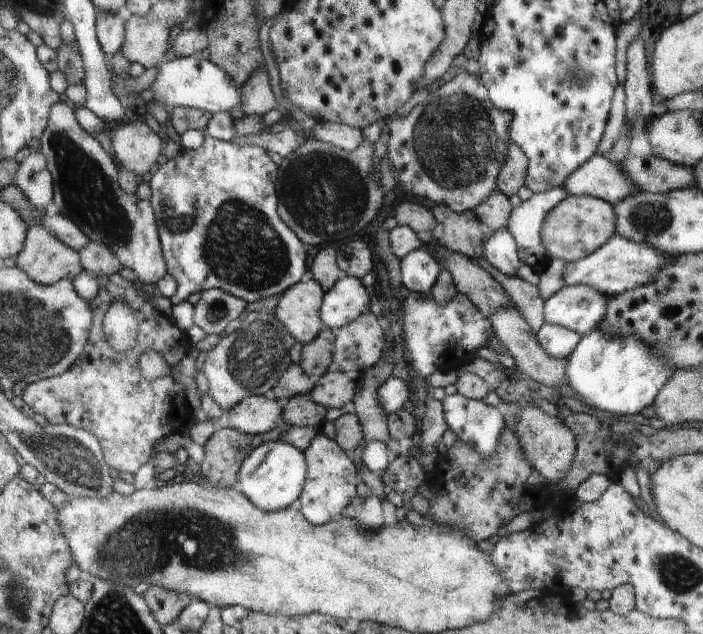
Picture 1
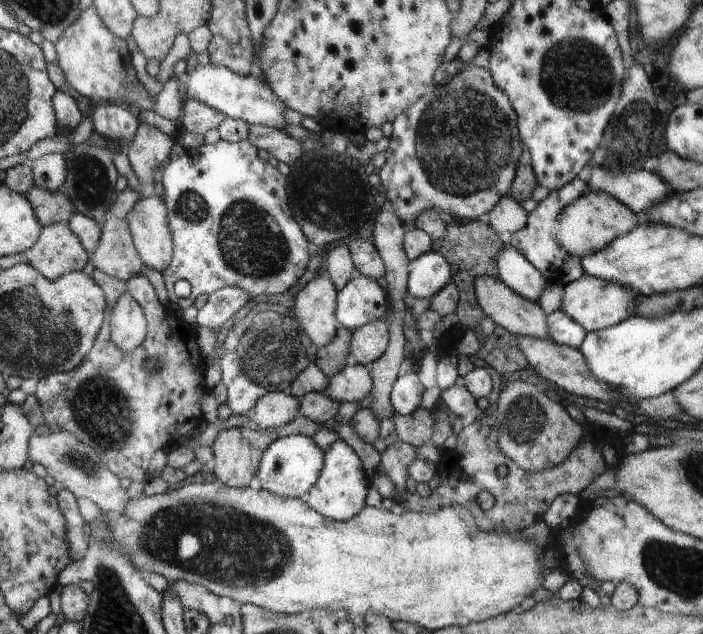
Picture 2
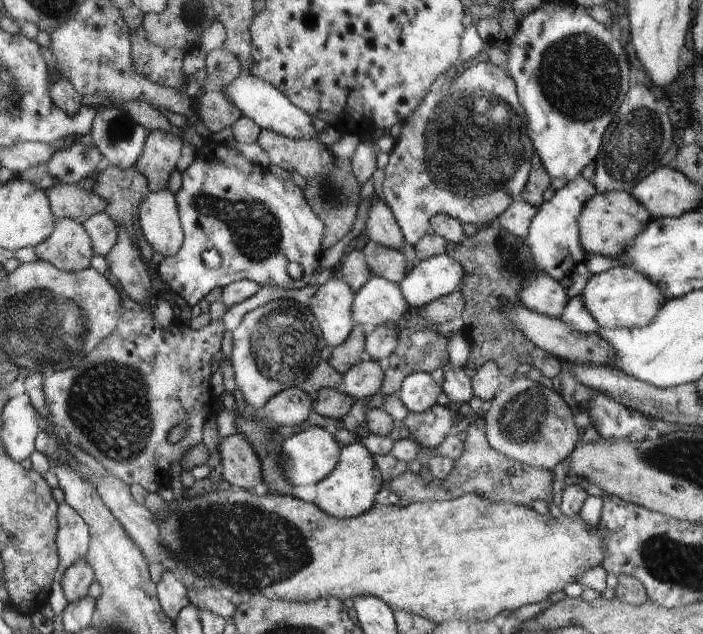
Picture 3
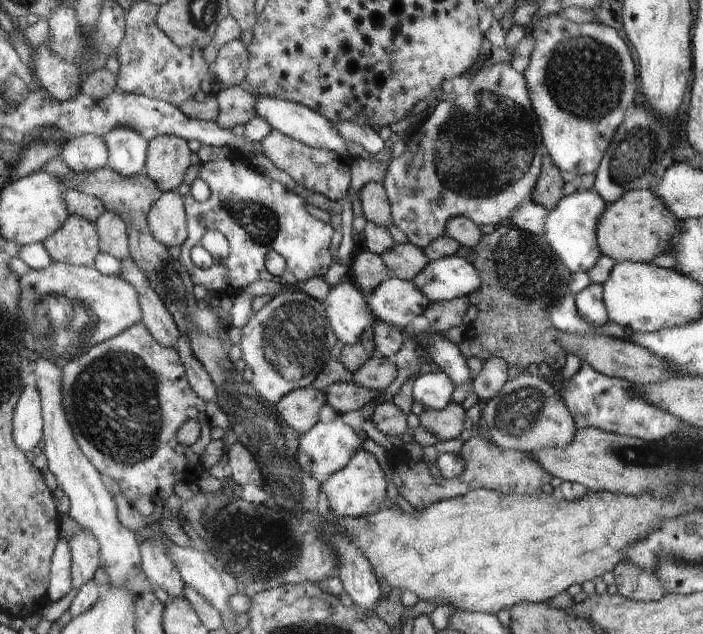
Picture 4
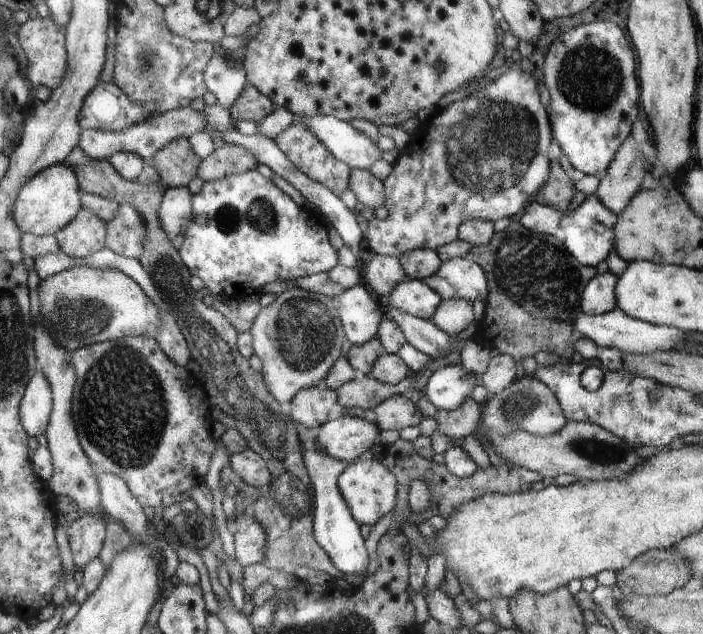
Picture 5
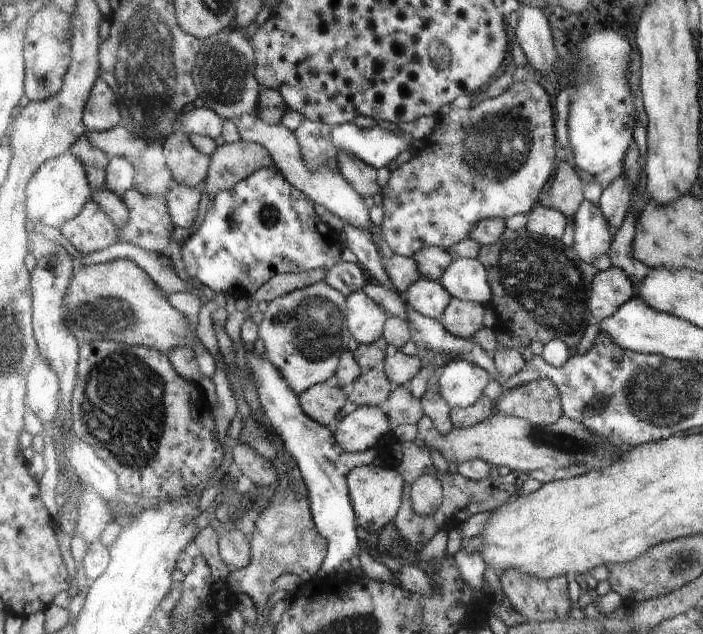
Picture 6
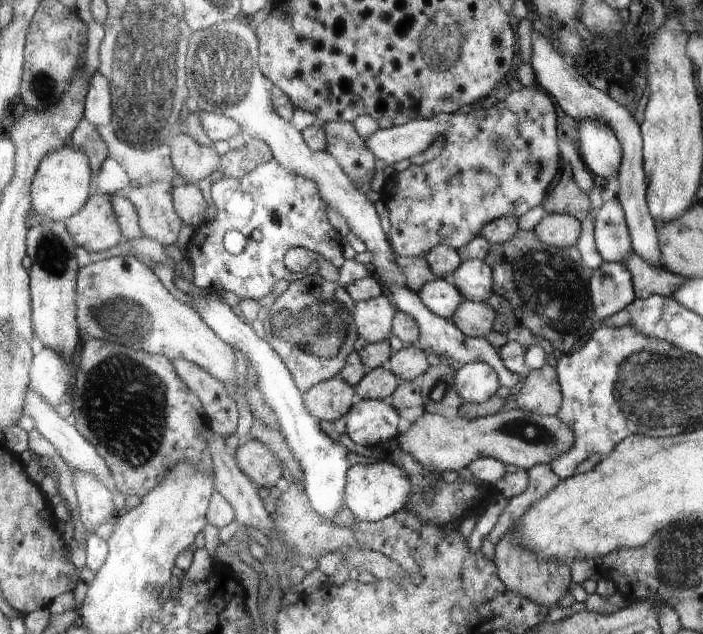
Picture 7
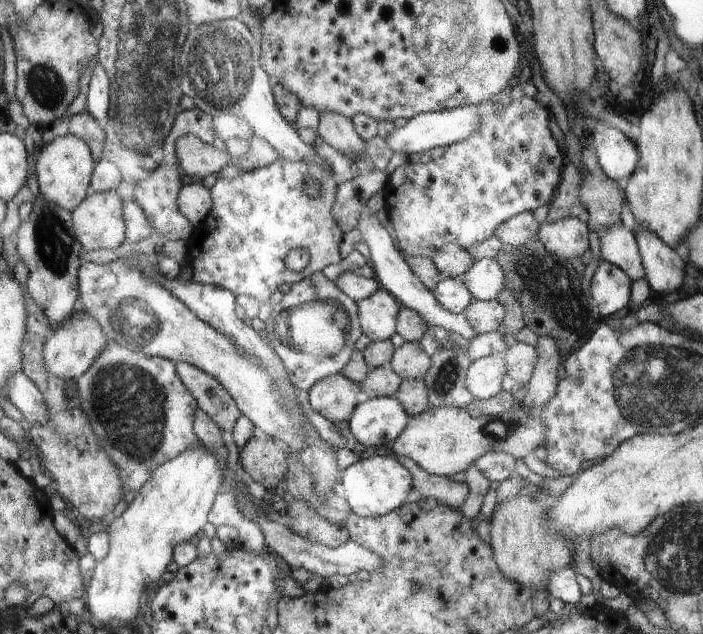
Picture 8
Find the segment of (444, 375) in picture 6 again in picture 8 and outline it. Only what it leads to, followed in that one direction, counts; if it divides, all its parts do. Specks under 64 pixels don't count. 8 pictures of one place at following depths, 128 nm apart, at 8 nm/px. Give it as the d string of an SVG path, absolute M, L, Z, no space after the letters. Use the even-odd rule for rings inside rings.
M488 355L468 367L465 386L474 399L488 400L502 392L502 378L507 373L507 362L501 355Z

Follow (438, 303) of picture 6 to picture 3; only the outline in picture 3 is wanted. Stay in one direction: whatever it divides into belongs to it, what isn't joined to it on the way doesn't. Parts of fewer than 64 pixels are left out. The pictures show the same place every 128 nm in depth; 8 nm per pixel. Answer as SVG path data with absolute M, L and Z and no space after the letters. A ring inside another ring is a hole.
M371 274L368 282L355 292L353 317L362 326L396 322L406 312L406 302L395 281Z

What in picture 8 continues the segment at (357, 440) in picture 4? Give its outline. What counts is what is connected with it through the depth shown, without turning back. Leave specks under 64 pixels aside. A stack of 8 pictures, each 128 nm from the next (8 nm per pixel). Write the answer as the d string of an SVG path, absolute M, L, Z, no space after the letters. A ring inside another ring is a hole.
M369 397L368 400L362 403L358 403L352 416L349 420L349 429L351 430L354 438L358 442L367 447L380 447L384 445L390 445L395 442L396 439L402 434L404 428L410 422L410 417L407 414L407 410L400 404L399 400L394 397Z

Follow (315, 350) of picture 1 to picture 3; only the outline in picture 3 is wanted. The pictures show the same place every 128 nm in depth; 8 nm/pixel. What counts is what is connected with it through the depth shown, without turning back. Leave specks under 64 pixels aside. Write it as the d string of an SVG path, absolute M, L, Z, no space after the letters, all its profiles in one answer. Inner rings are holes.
M356 323L355 330L351 332L350 338L346 342L339 344L338 347L334 347L330 352L330 359L327 360L328 364L336 372L345 375L354 364L365 357L364 342L366 342L364 326Z

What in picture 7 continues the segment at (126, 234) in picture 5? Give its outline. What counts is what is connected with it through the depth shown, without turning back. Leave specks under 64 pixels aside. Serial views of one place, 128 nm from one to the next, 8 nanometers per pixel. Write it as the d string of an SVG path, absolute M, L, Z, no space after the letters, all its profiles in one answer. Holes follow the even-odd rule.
M172 184L154 185L129 187L125 195L134 205L143 236L167 247L175 244L184 224L173 208Z

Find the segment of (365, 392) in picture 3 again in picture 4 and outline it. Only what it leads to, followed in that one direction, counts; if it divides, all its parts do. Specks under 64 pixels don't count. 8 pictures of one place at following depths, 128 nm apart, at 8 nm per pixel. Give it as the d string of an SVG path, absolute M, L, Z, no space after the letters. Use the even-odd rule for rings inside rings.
M377 353L353 374L353 382L358 386L378 391L388 388L394 382L394 378L396 378L396 364L393 364L392 358L386 358Z

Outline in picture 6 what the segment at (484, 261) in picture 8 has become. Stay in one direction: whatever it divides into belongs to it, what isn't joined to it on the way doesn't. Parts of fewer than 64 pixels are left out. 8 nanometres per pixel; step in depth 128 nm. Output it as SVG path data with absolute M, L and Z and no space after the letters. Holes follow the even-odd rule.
M457 258L439 283L452 297L487 306L492 298L486 270L478 259Z

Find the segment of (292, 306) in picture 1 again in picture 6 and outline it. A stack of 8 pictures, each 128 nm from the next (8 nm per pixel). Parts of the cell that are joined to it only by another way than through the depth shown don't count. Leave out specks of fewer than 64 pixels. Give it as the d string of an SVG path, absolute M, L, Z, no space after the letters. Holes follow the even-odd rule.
M351 292L346 297L346 324L358 344L374 344L383 336L384 308L362 292Z

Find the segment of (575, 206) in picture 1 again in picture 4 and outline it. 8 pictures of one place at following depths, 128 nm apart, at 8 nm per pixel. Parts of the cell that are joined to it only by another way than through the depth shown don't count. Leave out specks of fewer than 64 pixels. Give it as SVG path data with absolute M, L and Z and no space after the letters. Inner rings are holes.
M650 188L634 189L624 192L624 196L607 206L607 212L599 224L599 242L603 248L603 254L614 258L617 263L624 261L649 263L663 254L673 255L672 247L676 248L677 240L680 240L680 232L683 231L683 221L675 216L660 196L656 196Z

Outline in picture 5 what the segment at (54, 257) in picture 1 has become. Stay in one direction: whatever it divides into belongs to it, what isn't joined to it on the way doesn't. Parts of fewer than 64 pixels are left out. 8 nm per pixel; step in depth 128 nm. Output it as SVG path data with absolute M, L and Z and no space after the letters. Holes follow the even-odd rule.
M83 208L80 214L57 235L63 252L74 258L88 258L107 244L107 222L92 209Z

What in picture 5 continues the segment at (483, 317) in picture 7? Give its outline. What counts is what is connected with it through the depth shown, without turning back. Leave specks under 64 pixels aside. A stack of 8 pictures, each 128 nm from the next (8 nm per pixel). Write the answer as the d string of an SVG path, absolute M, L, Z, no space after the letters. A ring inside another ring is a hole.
M459 296L442 300L430 321L452 338L465 330L472 322L478 322L474 317L472 303Z

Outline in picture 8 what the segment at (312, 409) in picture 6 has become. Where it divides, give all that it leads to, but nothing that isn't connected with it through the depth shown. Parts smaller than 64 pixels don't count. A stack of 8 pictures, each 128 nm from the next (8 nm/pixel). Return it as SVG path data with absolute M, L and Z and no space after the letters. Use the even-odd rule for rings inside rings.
M340 372L320 379L308 390L310 406L330 422L349 422L360 391L360 385Z

